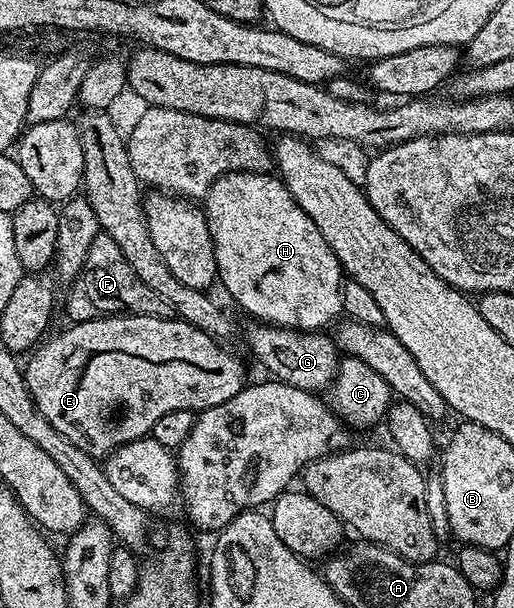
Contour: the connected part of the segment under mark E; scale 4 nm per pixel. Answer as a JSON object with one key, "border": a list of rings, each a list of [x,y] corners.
{"border":[[[104,314],[70,326],[72,328],[56,336],[48,335],[26,357],[23,379],[37,410],[45,414],[49,426],[77,445],[84,443],[84,436],[90,451],[95,454],[110,454],[121,444],[150,436],[156,422],[173,410],[202,410],[229,402],[229,398],[240,392],[249,380],[242,362],[227,346],[205,330],[178,318]]]}

